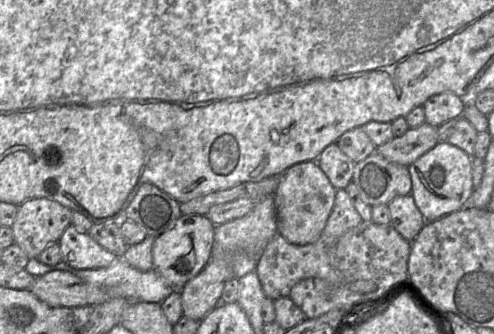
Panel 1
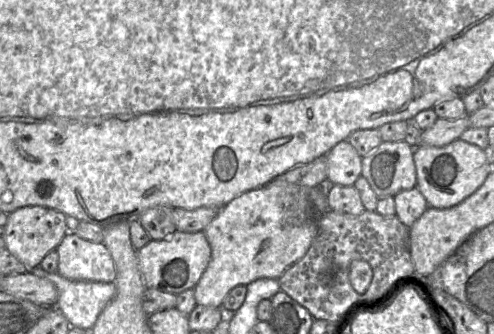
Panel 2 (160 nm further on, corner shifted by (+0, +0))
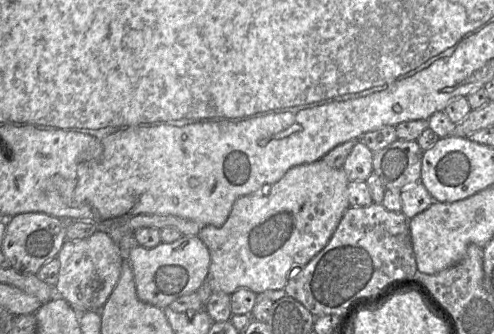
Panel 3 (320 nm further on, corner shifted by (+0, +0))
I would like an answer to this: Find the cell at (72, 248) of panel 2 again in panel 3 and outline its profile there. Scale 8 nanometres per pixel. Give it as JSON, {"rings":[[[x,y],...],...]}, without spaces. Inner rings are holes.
{"rings":[[[100,229],[85,239],[66,239],[57,258],[60,269],[54,286],[56,295],[79,313],[100,311],[120,279],[123,263],[123,252],[108,231]]]}

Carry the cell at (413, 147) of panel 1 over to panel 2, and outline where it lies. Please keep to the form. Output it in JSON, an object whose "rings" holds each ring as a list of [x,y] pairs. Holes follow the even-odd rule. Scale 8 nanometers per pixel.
{"rings":[[[468,115],[459,119],[440,118],[432,127],[423,130],[421,145],[444,147],[460,138],[461,134],[470,128]]]}

